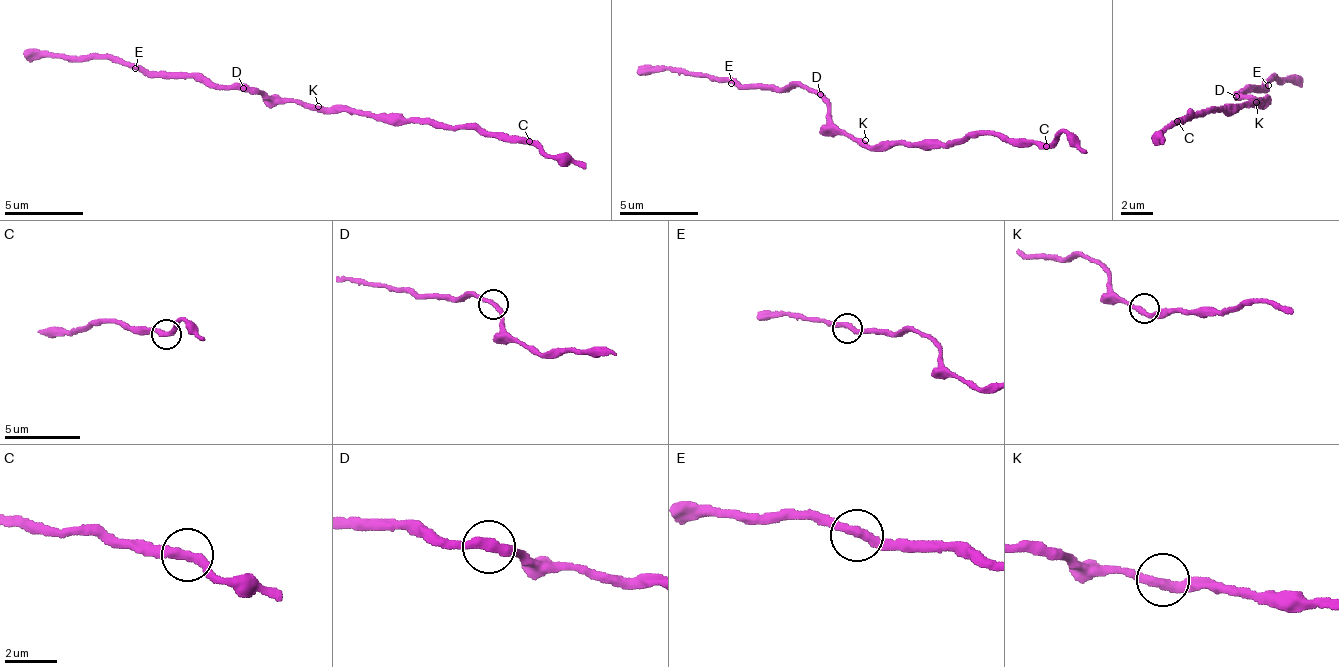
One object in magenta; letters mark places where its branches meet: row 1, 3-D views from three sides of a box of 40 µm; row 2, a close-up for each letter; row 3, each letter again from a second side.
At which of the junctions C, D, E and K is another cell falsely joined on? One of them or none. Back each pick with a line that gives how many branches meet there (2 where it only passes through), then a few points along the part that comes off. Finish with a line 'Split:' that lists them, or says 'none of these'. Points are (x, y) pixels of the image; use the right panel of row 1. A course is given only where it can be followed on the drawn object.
Split: none of these

